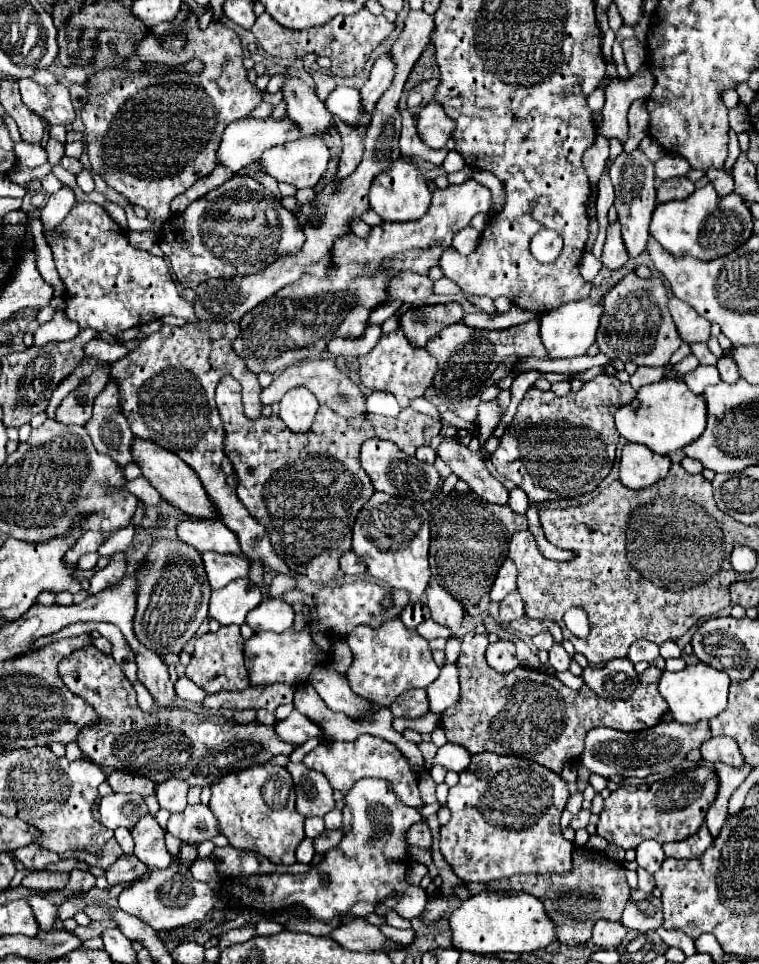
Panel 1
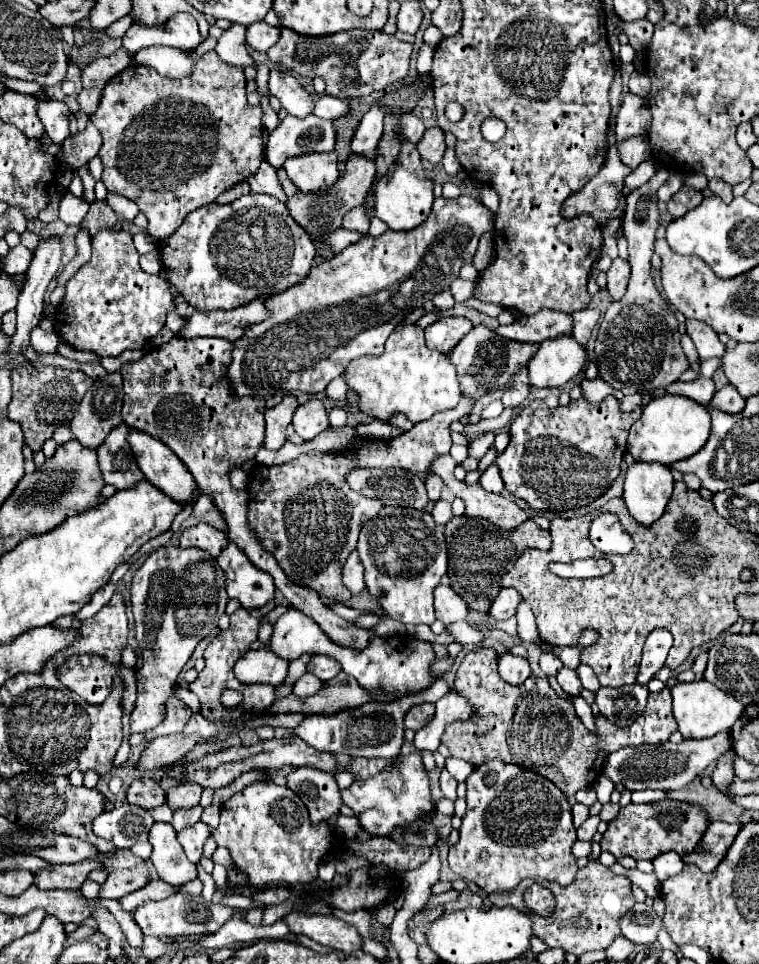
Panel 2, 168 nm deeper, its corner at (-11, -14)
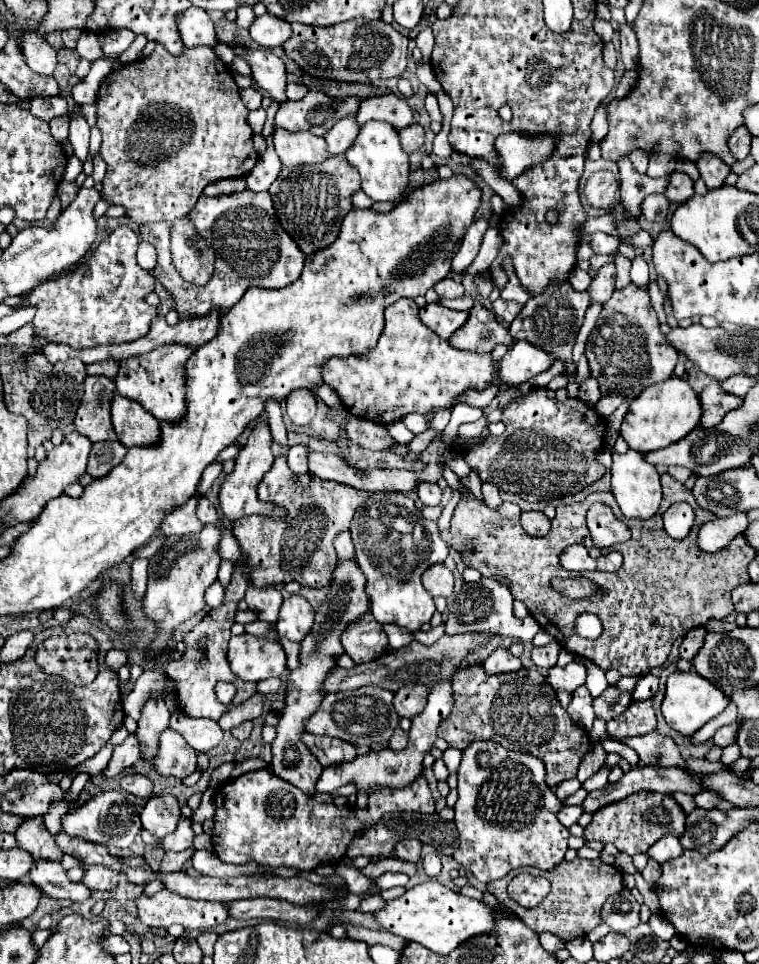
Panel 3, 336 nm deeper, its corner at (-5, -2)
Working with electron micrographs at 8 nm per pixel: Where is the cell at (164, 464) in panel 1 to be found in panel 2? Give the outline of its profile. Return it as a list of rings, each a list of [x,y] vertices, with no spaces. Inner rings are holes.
[[[130,428],[128,444],[136,456],[138,468],[142,468],[144,476],[162,492],[166,492],[172,500],[182,504],[192,502],[192,492],[196,490],[196,482],[188,468],[184,468],[182,460],[164,448],[156,438],[148,436],[146,432],[136,432]]]

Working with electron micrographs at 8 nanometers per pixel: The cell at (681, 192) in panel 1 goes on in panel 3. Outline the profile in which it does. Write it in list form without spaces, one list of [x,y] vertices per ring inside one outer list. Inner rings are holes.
[[[674,172],[664,194],[666,194],[666,198],[668,198],[670,202],[682,204],[682,202],[686,202],[686,200],[694,194],[694,182],[690,180],[688,174],[684,174],[684,172]]]

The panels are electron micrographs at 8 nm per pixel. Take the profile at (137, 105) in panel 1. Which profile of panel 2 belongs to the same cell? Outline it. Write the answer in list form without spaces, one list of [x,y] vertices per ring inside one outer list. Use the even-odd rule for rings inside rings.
[[[206,52],[192,74],[180,80],[160,76],[154,68],[128,66],[104,88],[98,110],[90,116],[100,130],[104,144],[100,160],[104,164],[102,182],[108,192],[132,198],[148,218],[148,234],[156,240],[168,238],[196,208],[216,202],[218,194],[244,182],[262,164],[262,110],[246,102],[244,70],[228,66],[218,54]]]

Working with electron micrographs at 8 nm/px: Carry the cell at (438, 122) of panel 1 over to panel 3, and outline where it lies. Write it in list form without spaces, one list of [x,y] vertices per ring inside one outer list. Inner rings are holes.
[[[410,124],[408,128],[402,128],[400,130],[400,142],[406,148],[406,152],[412,154],[414,150],[422,148],[424,146],[424,134],[426,134],[426,130],[420,124]]]

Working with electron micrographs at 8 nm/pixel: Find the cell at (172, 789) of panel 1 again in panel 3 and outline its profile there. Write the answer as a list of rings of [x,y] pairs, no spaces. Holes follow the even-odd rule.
[[[166,728],[160,734],[160,748],[155,756],[154,770],[164,776],[176,776],[186,778],[196,768],[196,752],[186,744],[186,740]]]

